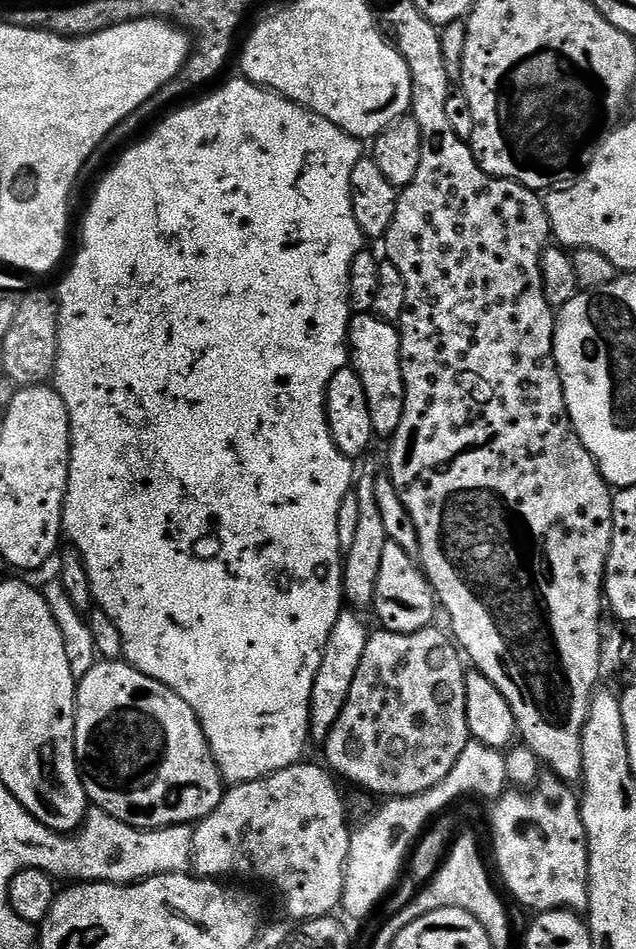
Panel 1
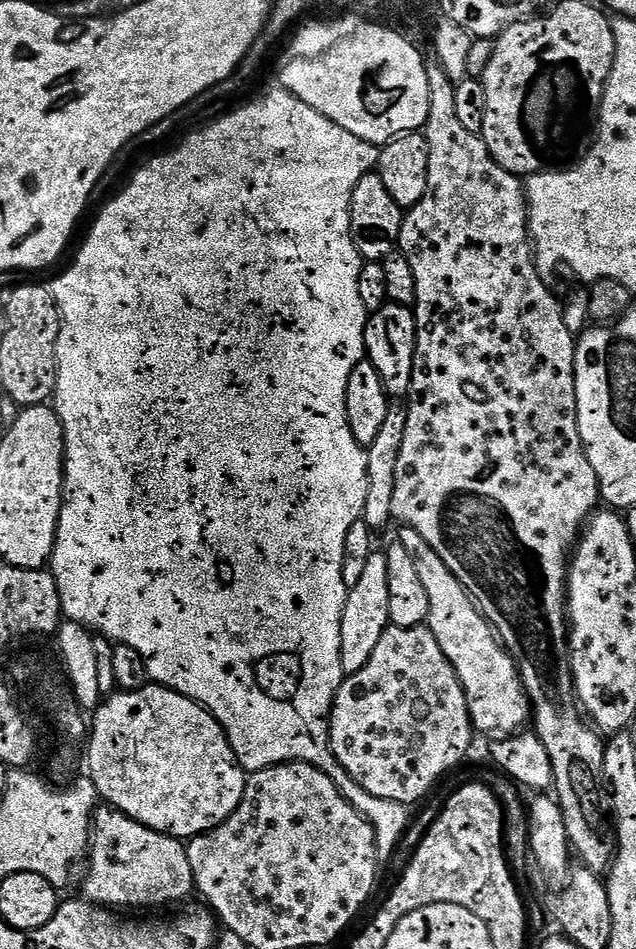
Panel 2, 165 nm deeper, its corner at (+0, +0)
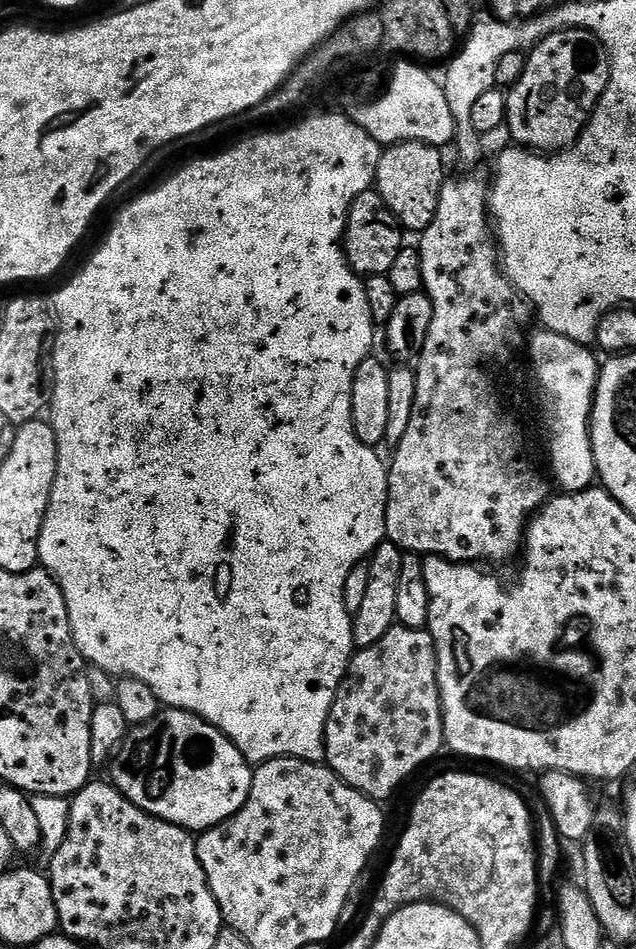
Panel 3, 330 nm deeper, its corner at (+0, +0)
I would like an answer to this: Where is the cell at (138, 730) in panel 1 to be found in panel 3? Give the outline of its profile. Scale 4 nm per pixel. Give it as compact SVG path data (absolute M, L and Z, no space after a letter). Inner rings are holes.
M165 707L152 720L135 725L124 737L118 749L118 760L119 756L124 765L114 769L110 775L111 783L115 784L118 791L142 811L186 828L193 834L207 832L209 828L228 820L235 812L242 810L250 794L253 765L213 724L181 708Z

